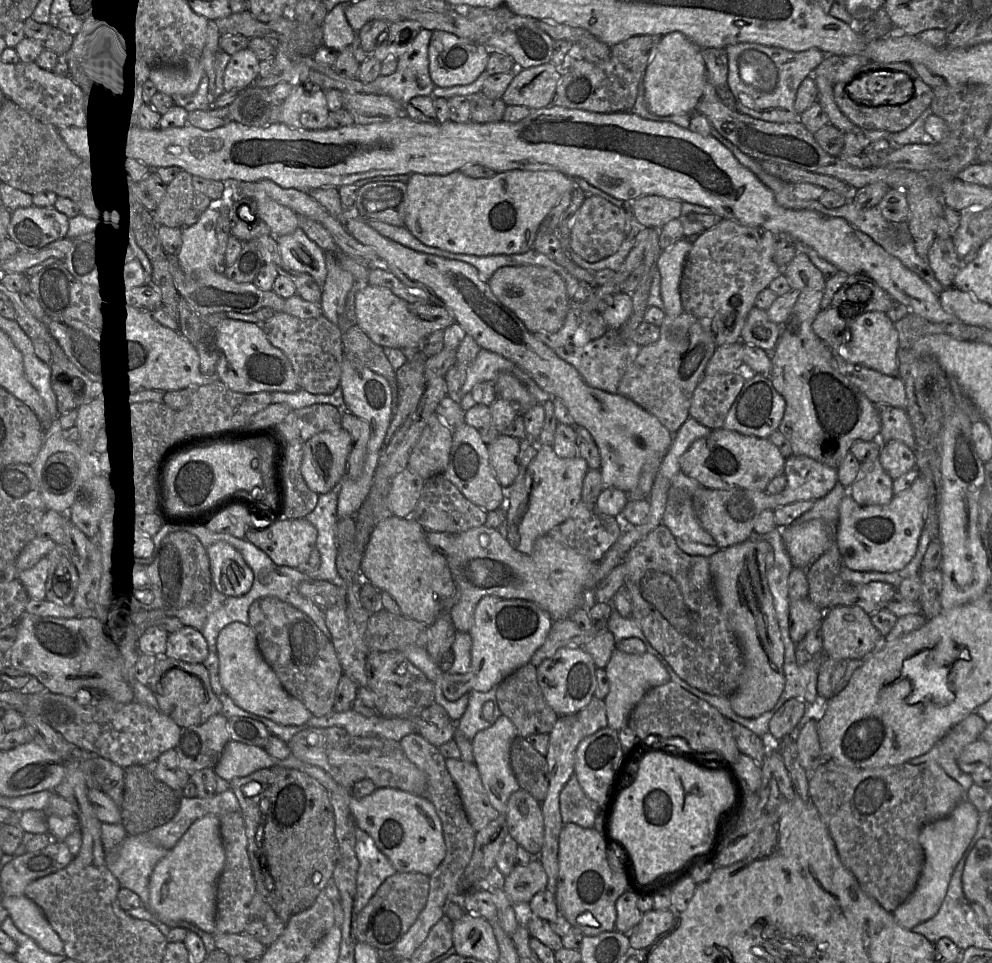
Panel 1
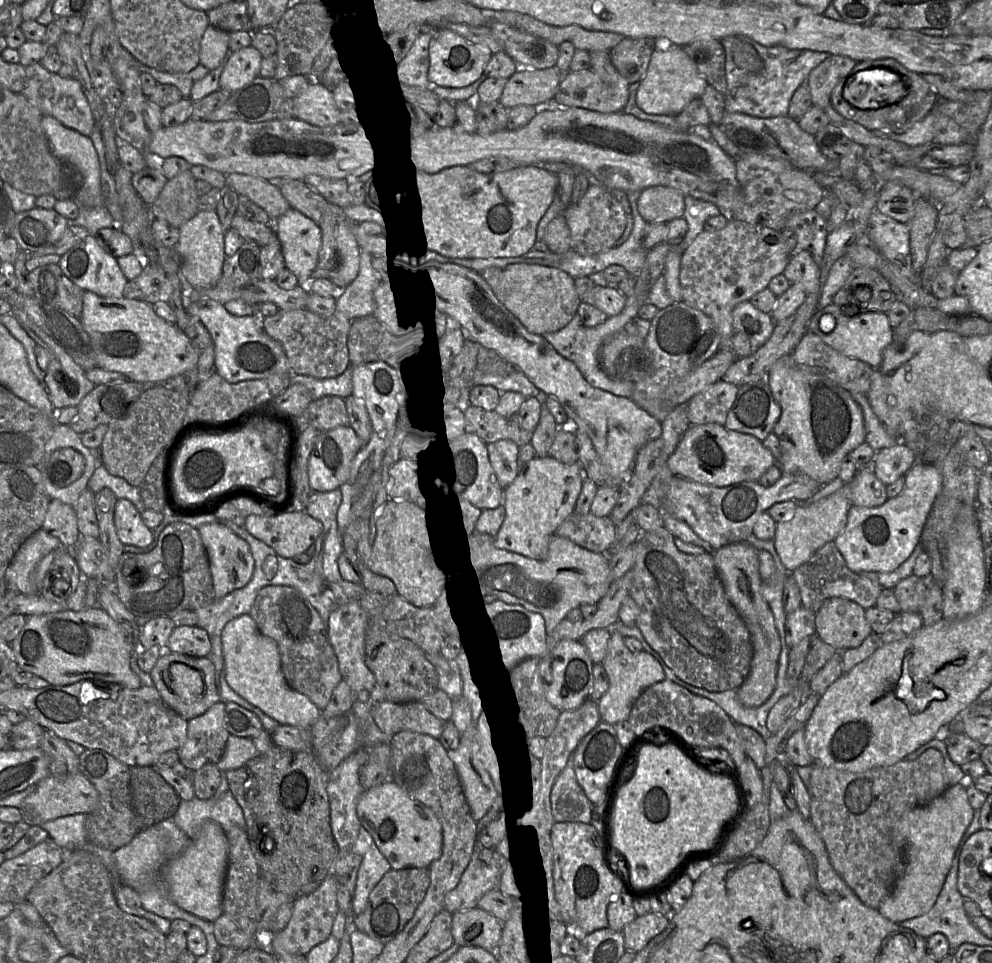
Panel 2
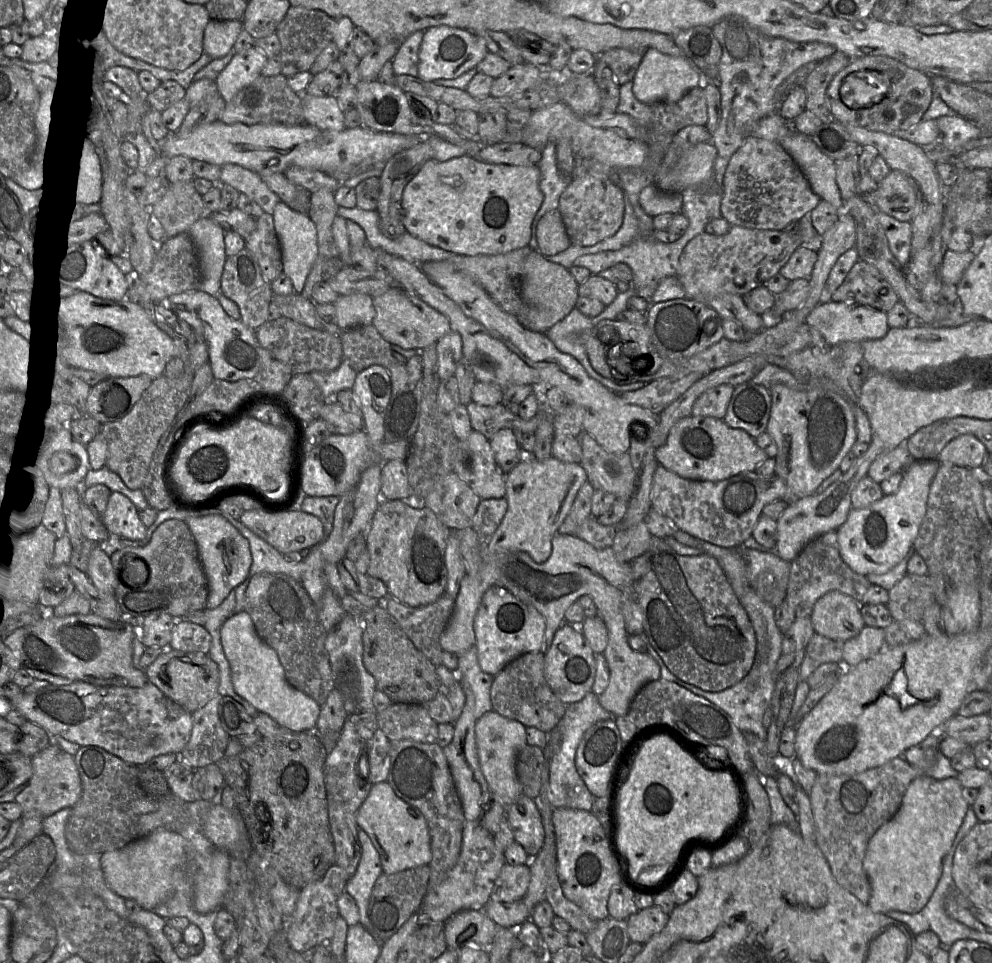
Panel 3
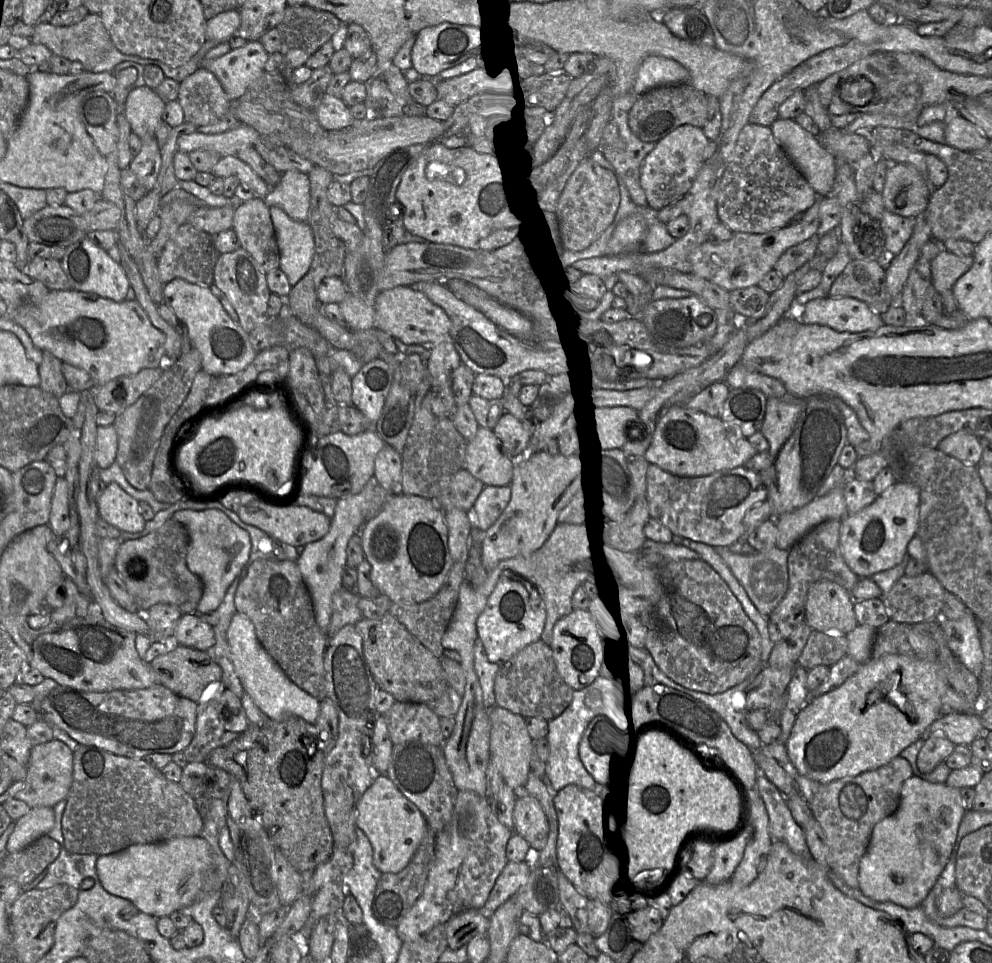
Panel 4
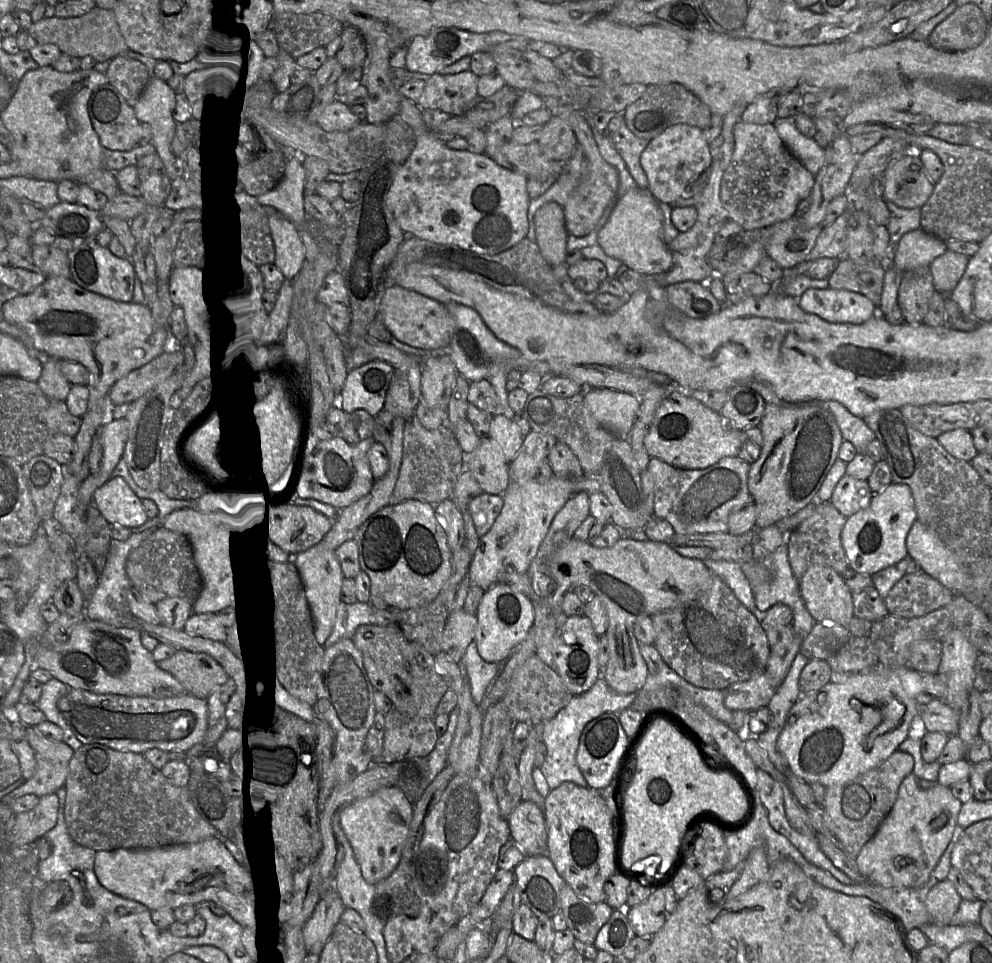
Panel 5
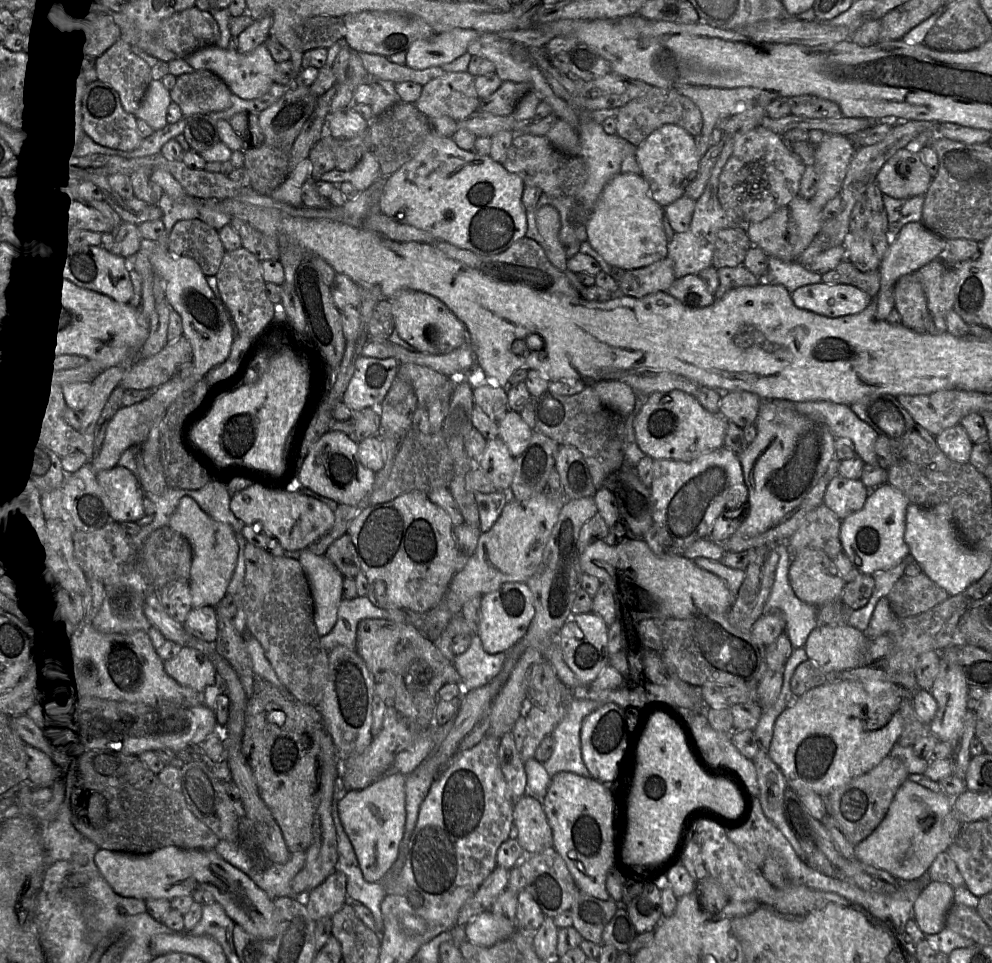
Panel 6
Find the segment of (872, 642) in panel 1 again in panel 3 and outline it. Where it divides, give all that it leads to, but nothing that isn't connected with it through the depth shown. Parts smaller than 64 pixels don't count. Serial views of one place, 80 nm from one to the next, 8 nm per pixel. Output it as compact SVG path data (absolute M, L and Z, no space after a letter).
M837 590L824 594L816 601L810 615L815 632L844 642L855 637L866 626L860 611L861 605Z

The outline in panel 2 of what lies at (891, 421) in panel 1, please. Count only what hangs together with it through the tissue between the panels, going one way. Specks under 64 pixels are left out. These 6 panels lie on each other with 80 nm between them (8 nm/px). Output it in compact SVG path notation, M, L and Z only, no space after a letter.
M859 392L851 393L863 412L866 430L866 443L868 443L875 451L879 451L886 447L892 447L896 444L903 444L901 443L901 439L899 437L891 435L880 422L870 406L867 394Z

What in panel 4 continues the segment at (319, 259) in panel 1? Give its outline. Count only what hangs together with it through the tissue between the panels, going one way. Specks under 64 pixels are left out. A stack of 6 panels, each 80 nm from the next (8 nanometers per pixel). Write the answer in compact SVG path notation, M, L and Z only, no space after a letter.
M270 207L280 253L280 269L294 286L308 272L315 252L312 229L308 222L293 220L281 208Z

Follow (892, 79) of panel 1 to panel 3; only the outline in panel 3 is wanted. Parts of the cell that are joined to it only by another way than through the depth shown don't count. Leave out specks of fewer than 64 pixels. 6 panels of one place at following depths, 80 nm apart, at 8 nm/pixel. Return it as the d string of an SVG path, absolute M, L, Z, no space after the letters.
M859 71L845 77L840 87L841 100L851 109L865 109L885 97L888 86L876 71Z

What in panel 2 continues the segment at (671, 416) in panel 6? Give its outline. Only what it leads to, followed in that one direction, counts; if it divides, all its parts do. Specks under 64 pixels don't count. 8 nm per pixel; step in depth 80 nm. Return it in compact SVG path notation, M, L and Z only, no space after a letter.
M716 423L690 425L682 435L675 451L666 461L671 472L688 480L717 487L729 486L743 481L759 481L766 470L778 462L761 440L751 434L729 430Z

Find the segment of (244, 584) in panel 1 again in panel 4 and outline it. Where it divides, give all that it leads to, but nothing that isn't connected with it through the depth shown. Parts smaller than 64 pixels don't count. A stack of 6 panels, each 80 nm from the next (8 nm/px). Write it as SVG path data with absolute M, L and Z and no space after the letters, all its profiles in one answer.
M217 509L181 510L174 513L171 519L182 524L188 531L190 542L186 556L187 567L203 584L203 594L195 613L207 614L215 611L234 579L248 562L251 551L250 536Z

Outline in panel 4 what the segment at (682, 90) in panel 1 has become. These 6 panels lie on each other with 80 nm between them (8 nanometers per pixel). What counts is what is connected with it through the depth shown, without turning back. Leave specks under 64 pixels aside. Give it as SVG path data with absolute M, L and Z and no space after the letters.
M647 56L639 65L633 92L639 96L664 85L687 84L689 72L675 60L662 56Z

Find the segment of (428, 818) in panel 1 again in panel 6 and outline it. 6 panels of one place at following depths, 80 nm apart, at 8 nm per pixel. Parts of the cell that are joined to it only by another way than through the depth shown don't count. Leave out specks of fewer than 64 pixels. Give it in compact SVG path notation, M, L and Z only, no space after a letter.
M388 772L363 790L344 791L337 801L341 824L368 883L379 883L397 860L406 823L405 783L405 776Z

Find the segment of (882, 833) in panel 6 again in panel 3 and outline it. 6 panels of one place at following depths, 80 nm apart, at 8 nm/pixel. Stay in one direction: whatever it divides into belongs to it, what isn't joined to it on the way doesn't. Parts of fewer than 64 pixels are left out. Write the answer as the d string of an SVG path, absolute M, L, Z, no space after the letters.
M921 776L909 784L898 812L870 839L863 860L863 868L871 887L868 906L873 912L887 913L895 910L915 914L928 903L942 876L944 858L950 852L970 808L962 792L963 787L957 777L936 780Z

